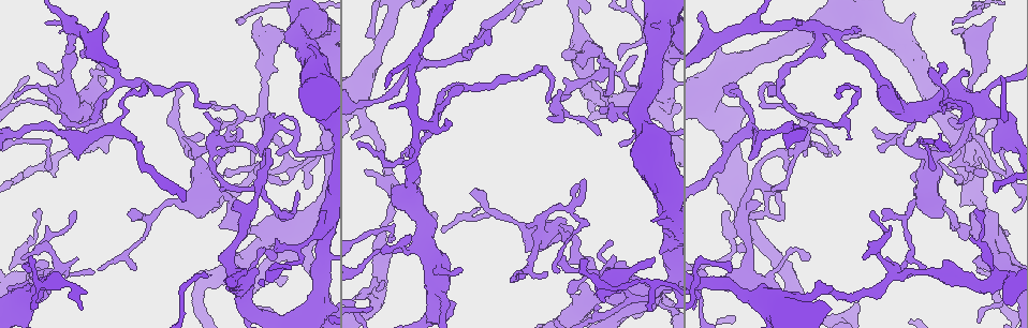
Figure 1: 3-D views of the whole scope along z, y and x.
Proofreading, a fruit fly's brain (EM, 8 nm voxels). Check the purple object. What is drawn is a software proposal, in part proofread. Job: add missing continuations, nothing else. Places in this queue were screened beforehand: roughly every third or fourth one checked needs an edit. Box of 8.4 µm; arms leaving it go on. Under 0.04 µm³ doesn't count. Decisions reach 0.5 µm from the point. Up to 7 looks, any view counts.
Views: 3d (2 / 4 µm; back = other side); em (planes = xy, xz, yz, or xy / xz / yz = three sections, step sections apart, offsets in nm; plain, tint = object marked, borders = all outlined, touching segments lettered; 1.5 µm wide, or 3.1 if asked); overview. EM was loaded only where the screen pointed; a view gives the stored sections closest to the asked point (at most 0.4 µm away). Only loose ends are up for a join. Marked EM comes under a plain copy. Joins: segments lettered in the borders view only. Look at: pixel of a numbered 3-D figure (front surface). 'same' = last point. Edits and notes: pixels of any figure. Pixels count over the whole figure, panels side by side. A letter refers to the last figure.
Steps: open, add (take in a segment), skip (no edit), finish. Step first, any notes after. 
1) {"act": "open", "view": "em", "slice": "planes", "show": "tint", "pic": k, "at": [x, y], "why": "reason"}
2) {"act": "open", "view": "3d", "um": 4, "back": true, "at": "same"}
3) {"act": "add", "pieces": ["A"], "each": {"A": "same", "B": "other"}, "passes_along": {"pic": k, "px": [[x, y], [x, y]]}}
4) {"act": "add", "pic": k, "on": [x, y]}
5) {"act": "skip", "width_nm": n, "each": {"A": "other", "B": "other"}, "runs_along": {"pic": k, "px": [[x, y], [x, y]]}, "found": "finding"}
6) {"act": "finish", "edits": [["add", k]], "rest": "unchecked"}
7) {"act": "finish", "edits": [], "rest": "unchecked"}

{"act": "open", "view": "em", "slice": "planes", "show": "tint", "pic": 1, "at": [811, 112], "why": "tapers out"}

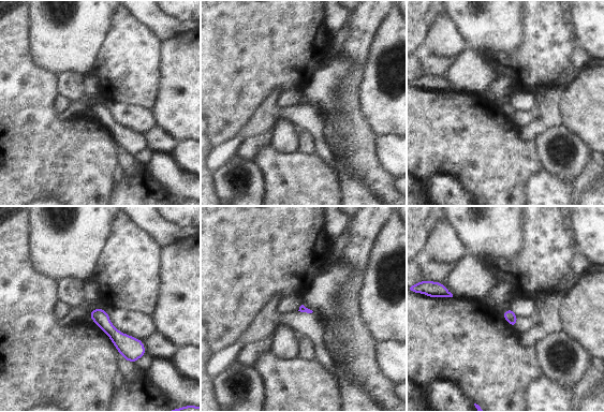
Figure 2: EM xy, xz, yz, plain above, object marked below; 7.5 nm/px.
{"act": "open", "view": "em", "slice": "planes", "show": "borders", "at": "same", "why": "see the neighbours"}

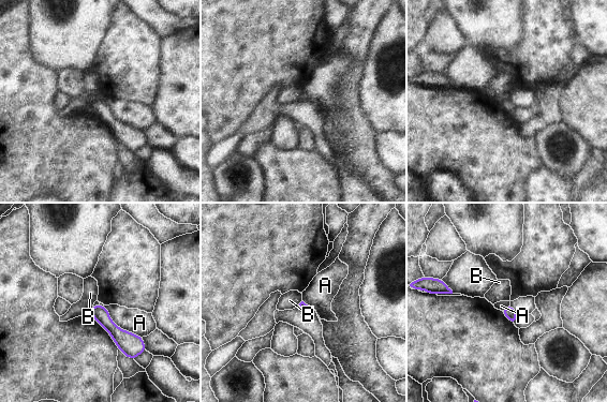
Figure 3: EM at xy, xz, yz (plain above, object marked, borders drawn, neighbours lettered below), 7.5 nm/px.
{"act": "skip", "each": {"A": "other", "B": "other"}, "runs_along": {"pic": 3, "px": [[92, 311], [122, 339], [142, 348]]}, "found": "no lettered segment goes on from it"}

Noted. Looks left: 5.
{"act": "open", "view": "3d", "um": 4, "back": true, "pic": 1, "at": [380, 250], "why": "tapers out"}

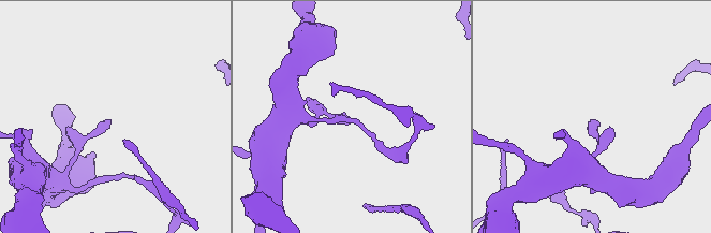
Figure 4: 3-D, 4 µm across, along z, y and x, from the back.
{"act": "open", "view": "em", "slice": "yz", "step": 8, "show": "borders", "pic": 4, "at": [588, 121], "why": "need the tissue"}

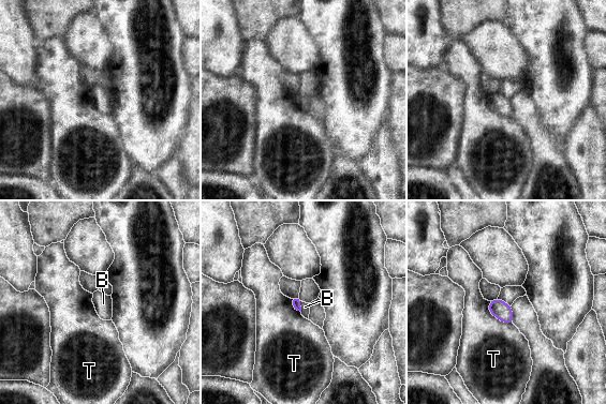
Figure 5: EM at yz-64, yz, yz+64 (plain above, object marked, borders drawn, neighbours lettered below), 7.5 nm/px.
{"act": "skip", "longest_contact_nm": ["T", 240], "each": {"B": "other", "T": "other"}, "found": "none of them fits"}

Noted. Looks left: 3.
{"act": "open", "view": "3d", "um": 4, "pic": 1, "at": [881, 210], "why": "thin end"}

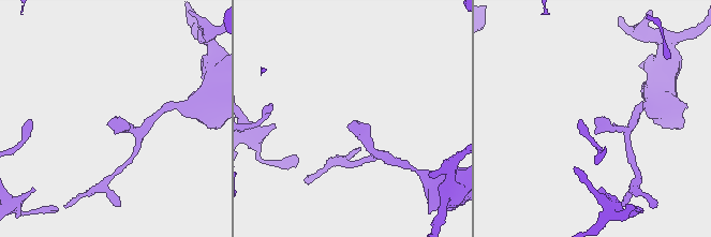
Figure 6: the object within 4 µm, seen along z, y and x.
{"act": "open", "view": "em", "slice": "xz", "step": 4, "show": "tint", "pic": 6, "at": [354, 122]}

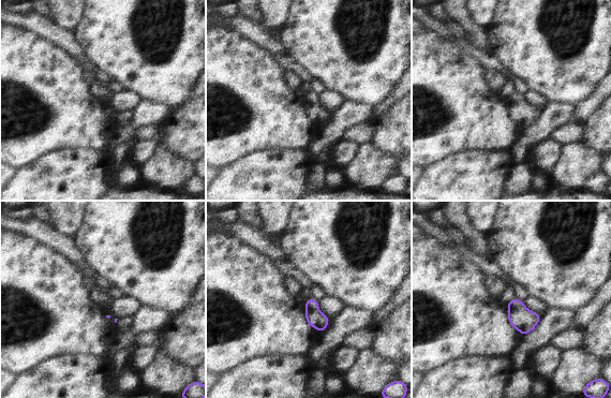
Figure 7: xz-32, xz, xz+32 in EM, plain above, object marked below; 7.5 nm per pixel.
{"act": "open", "view": "em", "slice": "planes", "show": "borders", "at": "same", "why": "another direction"}

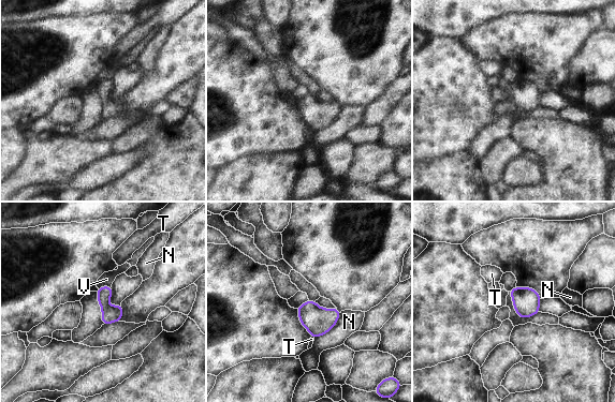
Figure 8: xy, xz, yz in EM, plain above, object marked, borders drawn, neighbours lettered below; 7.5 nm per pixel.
{"act": "skip", "width_nm": 130, "each": {"N": "other", "T": "other", "V": "other"}, "border": {"pic": 8, "px": [[542, 299], [539, 304], [539, 311]]}, "found": "none of them fits"}

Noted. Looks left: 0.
{"act": "finish", "edits": [], "rest": "unchecked"}

